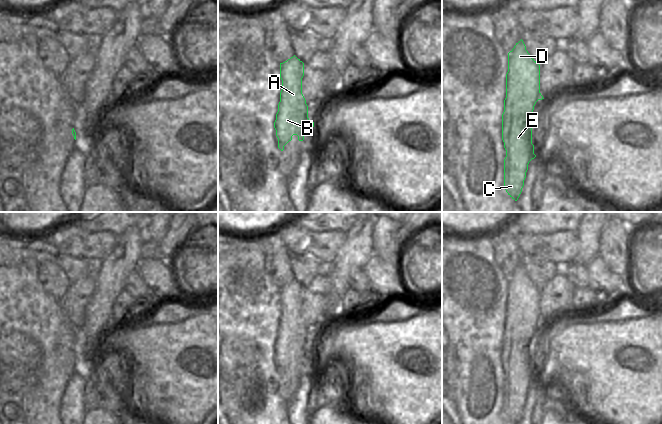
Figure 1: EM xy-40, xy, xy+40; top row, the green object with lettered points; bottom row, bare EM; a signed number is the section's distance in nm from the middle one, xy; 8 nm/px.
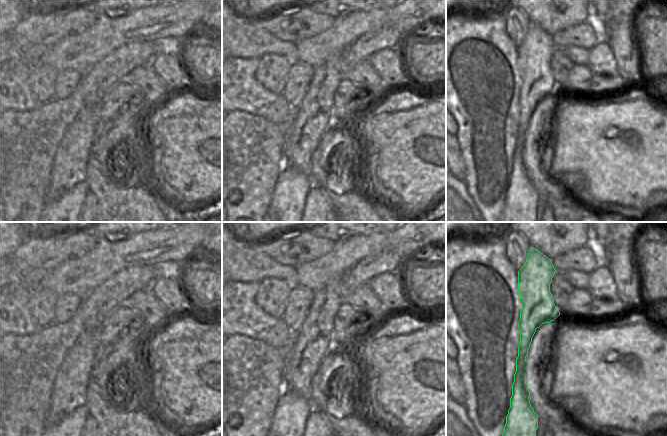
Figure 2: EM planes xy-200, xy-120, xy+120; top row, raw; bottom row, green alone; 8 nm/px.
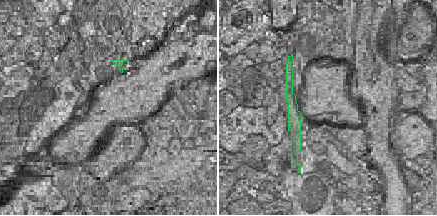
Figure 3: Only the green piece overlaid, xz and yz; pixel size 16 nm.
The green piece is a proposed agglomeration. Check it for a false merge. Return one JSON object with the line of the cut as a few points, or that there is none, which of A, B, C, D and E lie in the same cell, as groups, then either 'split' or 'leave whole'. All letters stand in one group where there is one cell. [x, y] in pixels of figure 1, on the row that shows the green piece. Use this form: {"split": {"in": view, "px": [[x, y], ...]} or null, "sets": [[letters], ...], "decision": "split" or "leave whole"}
{"split": null, "sets": [["A", "B", "C", "D", "E"]], "decision": "leave whole"}

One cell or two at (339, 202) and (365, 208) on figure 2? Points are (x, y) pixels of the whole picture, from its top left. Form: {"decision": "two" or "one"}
{"decision": "one"}

